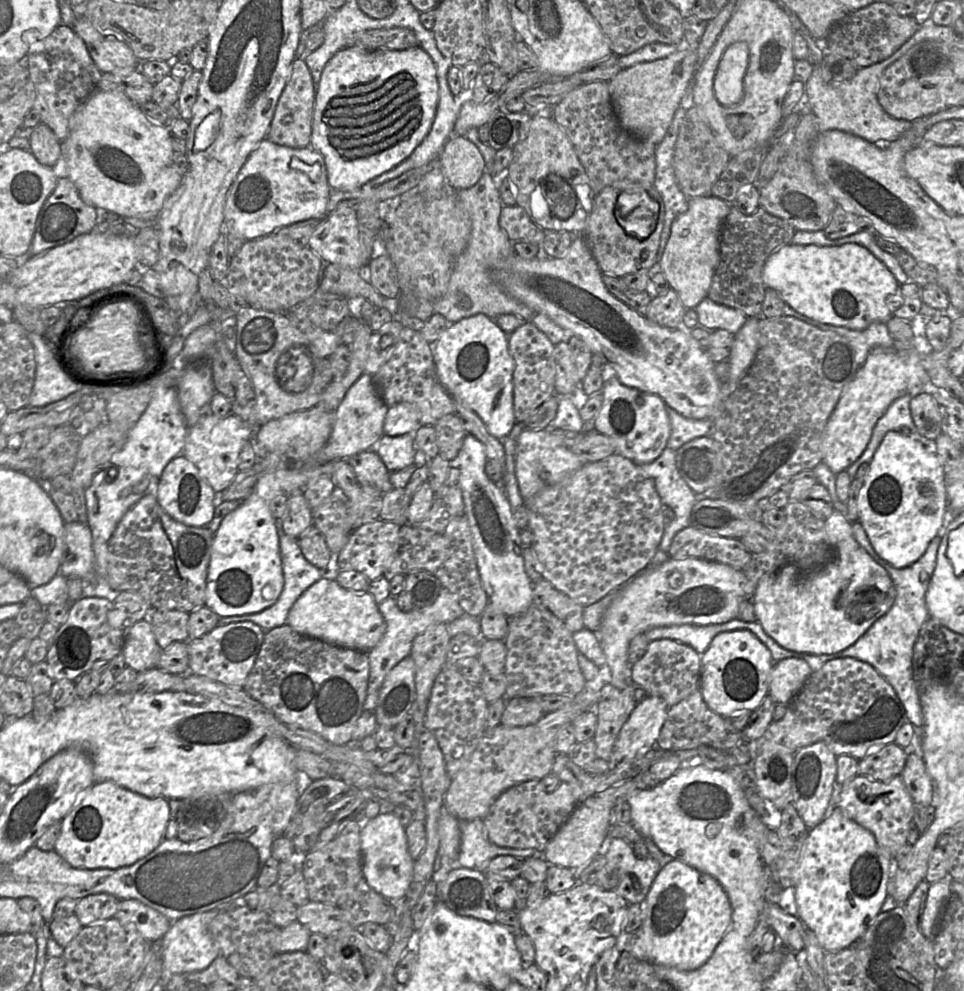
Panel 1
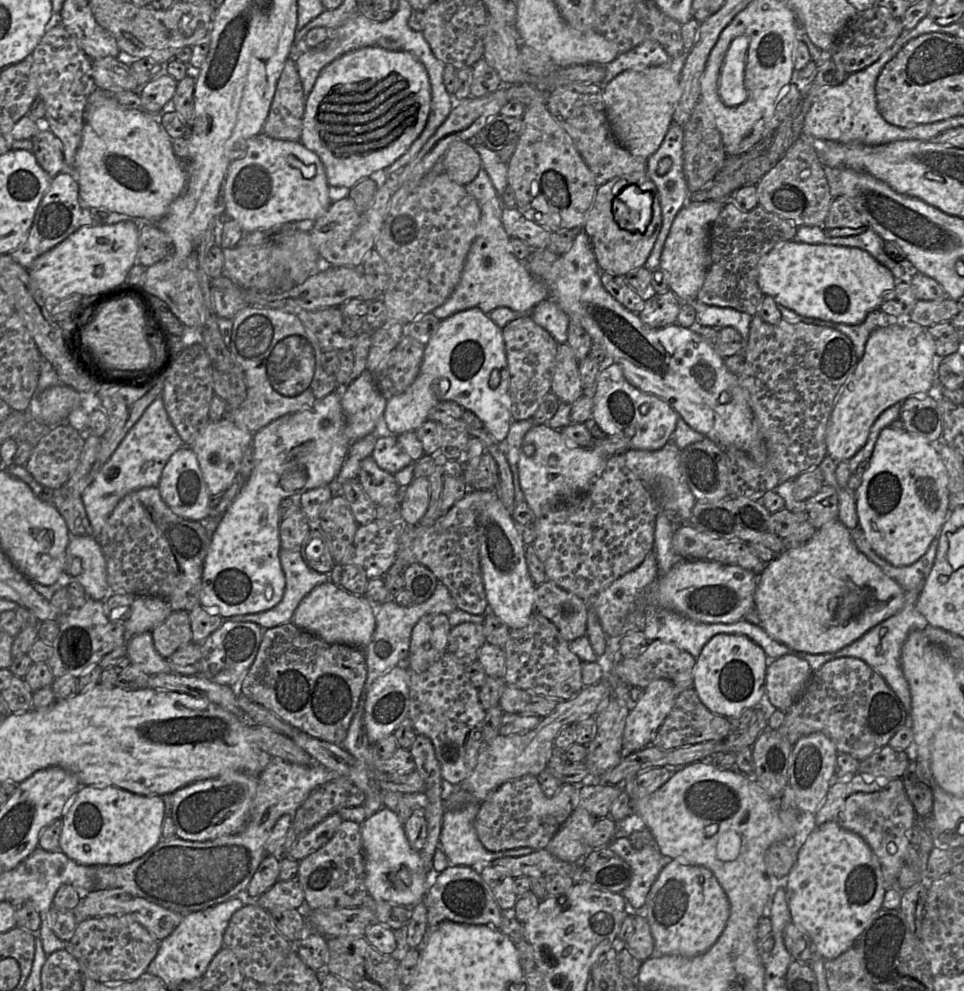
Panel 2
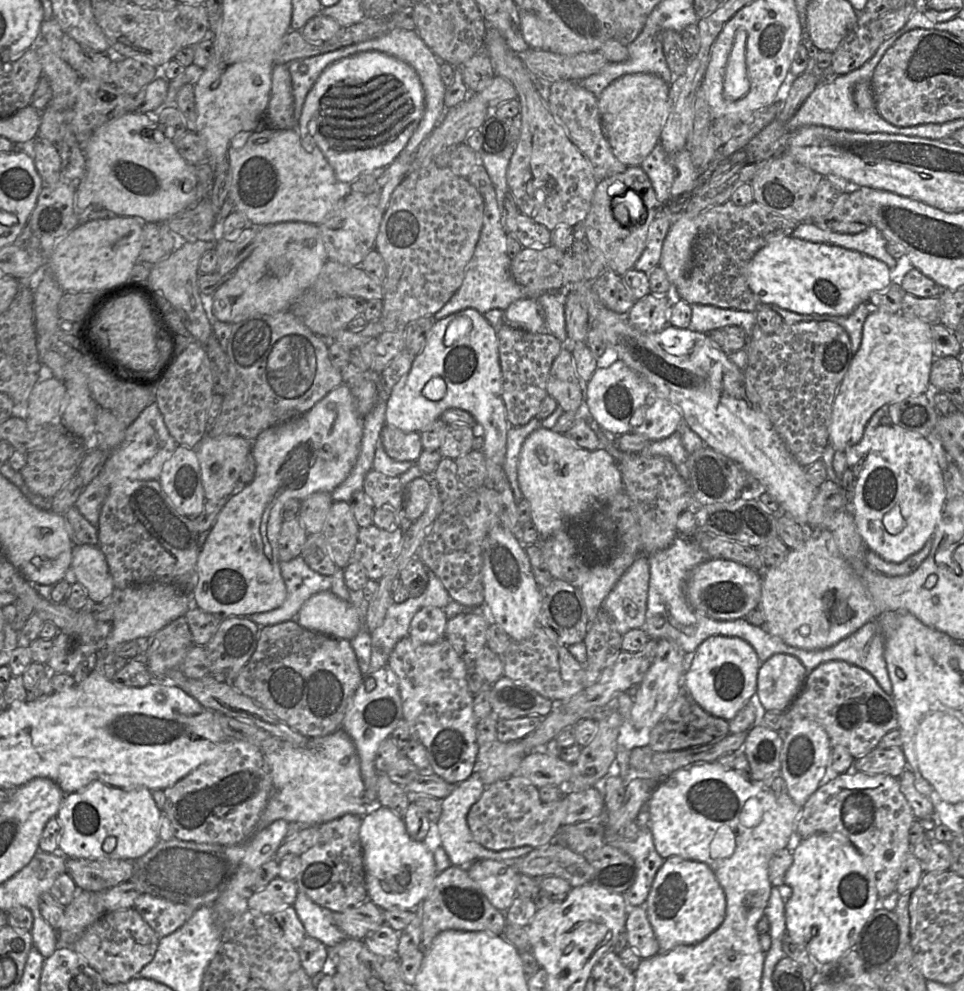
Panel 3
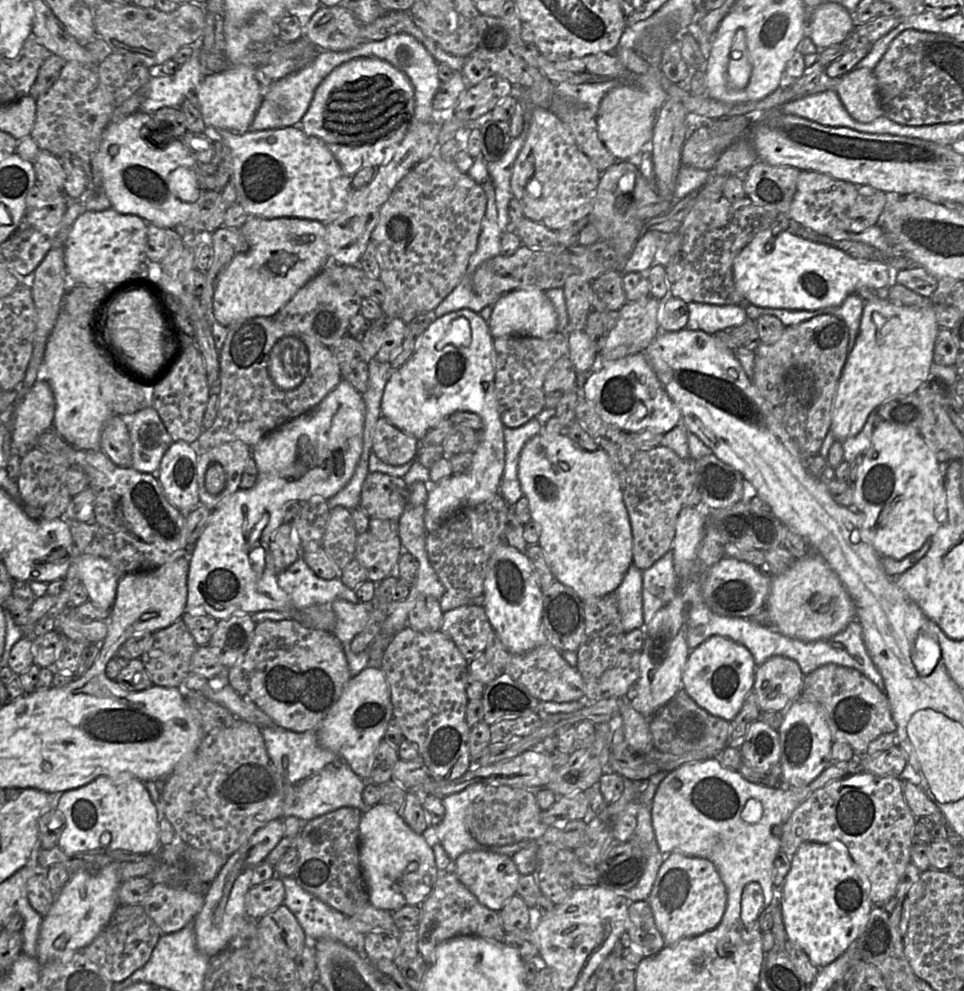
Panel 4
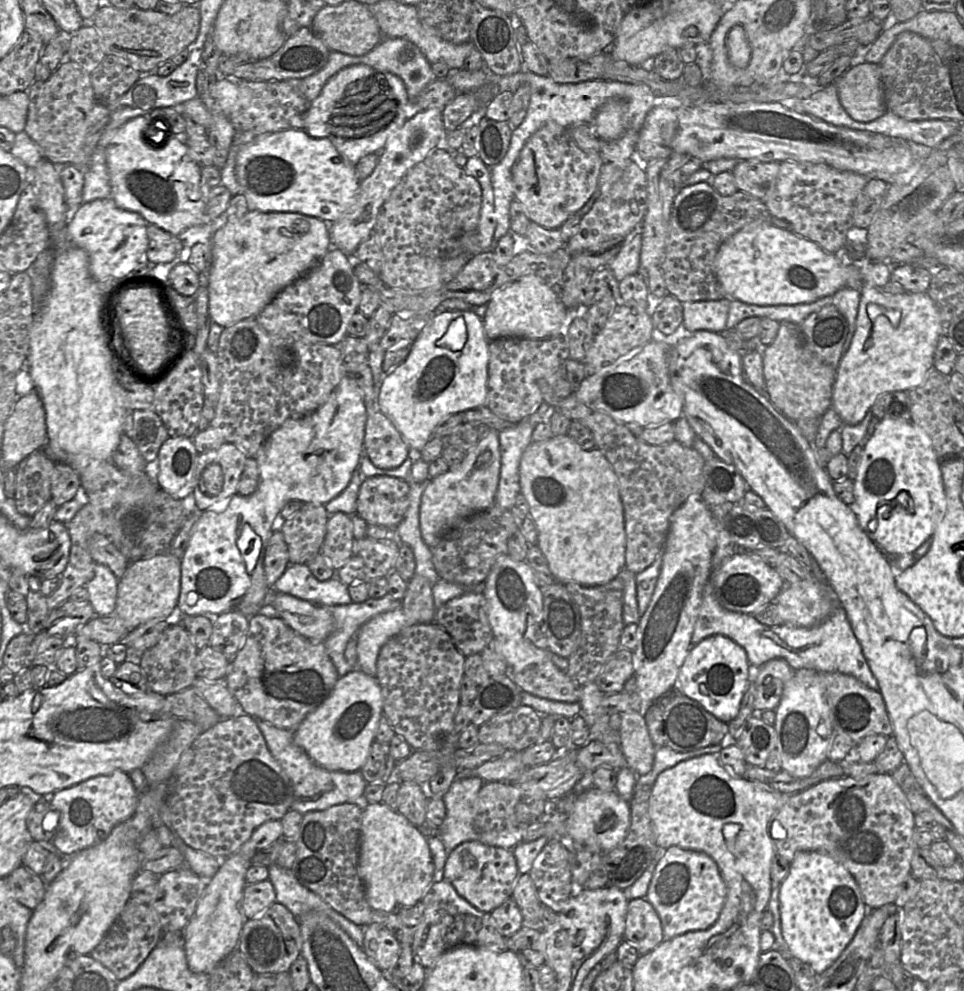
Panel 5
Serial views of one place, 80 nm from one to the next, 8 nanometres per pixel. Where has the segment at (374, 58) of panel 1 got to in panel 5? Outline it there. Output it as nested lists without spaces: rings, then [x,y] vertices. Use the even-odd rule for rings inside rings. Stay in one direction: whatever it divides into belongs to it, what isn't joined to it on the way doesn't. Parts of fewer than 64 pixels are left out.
[[[365,64],[341,69],[312,101],[304,118],[304,131],[313,138],[327,138],[352,165],[365,155],[380,153],[388,138],[417,113],[408,99],[404,82],[397,75]]]

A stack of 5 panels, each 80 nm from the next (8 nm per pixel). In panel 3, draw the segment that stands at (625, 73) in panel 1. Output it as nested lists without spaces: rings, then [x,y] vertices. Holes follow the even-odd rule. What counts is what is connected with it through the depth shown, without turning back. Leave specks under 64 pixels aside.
[[[651,73],[627,74],[608,87],[599,97],[603,133],[613,154],[627,166],[639,166],[657,143],[668,117],[670,84]]]

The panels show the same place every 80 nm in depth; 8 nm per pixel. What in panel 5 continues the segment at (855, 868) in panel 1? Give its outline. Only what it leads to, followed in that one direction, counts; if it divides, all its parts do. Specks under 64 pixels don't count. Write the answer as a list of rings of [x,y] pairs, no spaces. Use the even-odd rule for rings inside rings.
[[[800,851],[798,852],[789,865],[789,872],[787,876],[783,879],[779,889],[779,911],[780,911],[780,921],[781,921],[781,932],[784,941],[786,942],[790,953],[800,959],[801,961],[809,964],[812,969],[820,975],[823,973],[834,961],[840,956],[843,950],[848,946],[848,944],[853,939],[855,933],[857,932],[862,920],[868,912],[868,907],[866,906],[860,889],[854,879],[854,877],[848,872],[848,870],[834,858],[818,852],[818,851]]]

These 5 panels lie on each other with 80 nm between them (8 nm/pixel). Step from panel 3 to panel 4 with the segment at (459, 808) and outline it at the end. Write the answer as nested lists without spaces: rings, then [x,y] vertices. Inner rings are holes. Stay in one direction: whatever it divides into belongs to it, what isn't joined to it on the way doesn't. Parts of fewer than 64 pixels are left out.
[[[473,783],[458,793],[451,794],[442,799],[445,808],[445,815],[443,820],[437,825],[437,837],[439,842],[436,843],[432,850],[435,856],[436,867],[439,871],[450,869],[453,861],[455,861],[461,854],[468,851],[491,851],[499,854],[513,856],[516,852],[529,847],[530,845],[539,844],[540,841],[521,841],[515,844],[504,846],[487,846],[477,842],[469,833],[465,825],[465,817],[468,807],[476,800],[477,797],[484,793],[486,785],[483,783]]]

